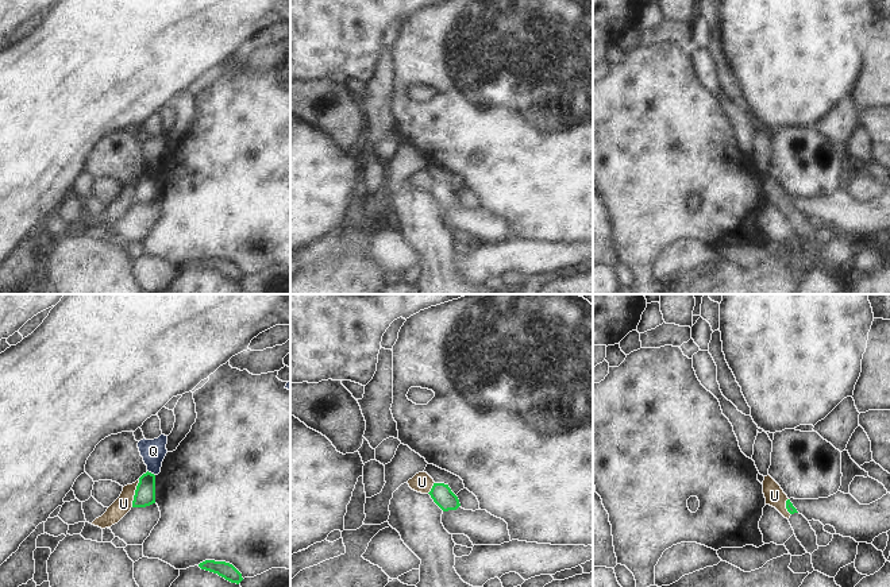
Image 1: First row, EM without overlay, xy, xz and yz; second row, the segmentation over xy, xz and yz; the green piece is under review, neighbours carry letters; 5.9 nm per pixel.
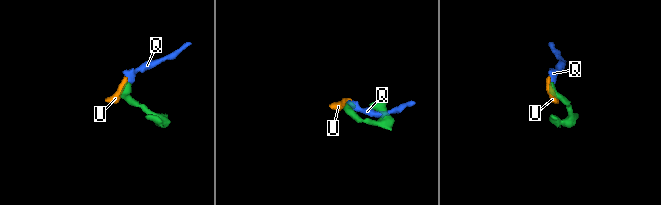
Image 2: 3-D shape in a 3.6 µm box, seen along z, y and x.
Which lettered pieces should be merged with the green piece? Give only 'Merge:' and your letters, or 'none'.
Merge: none

